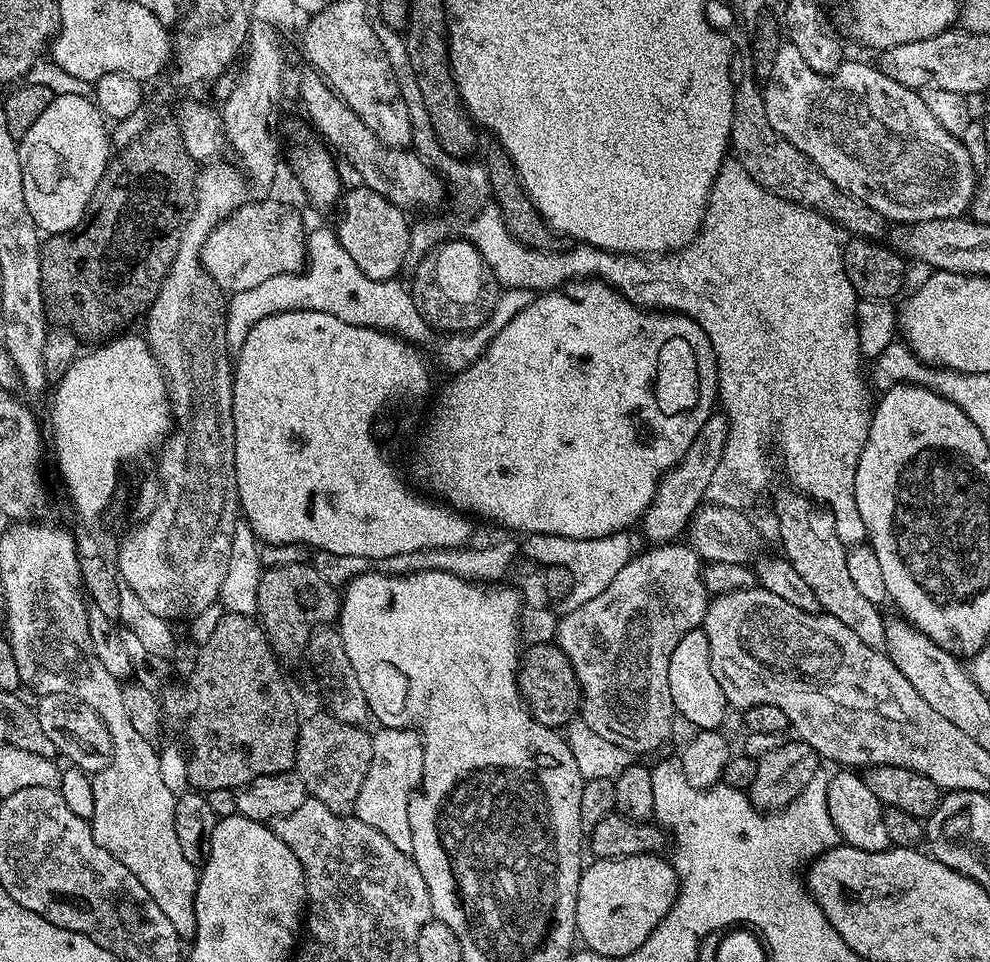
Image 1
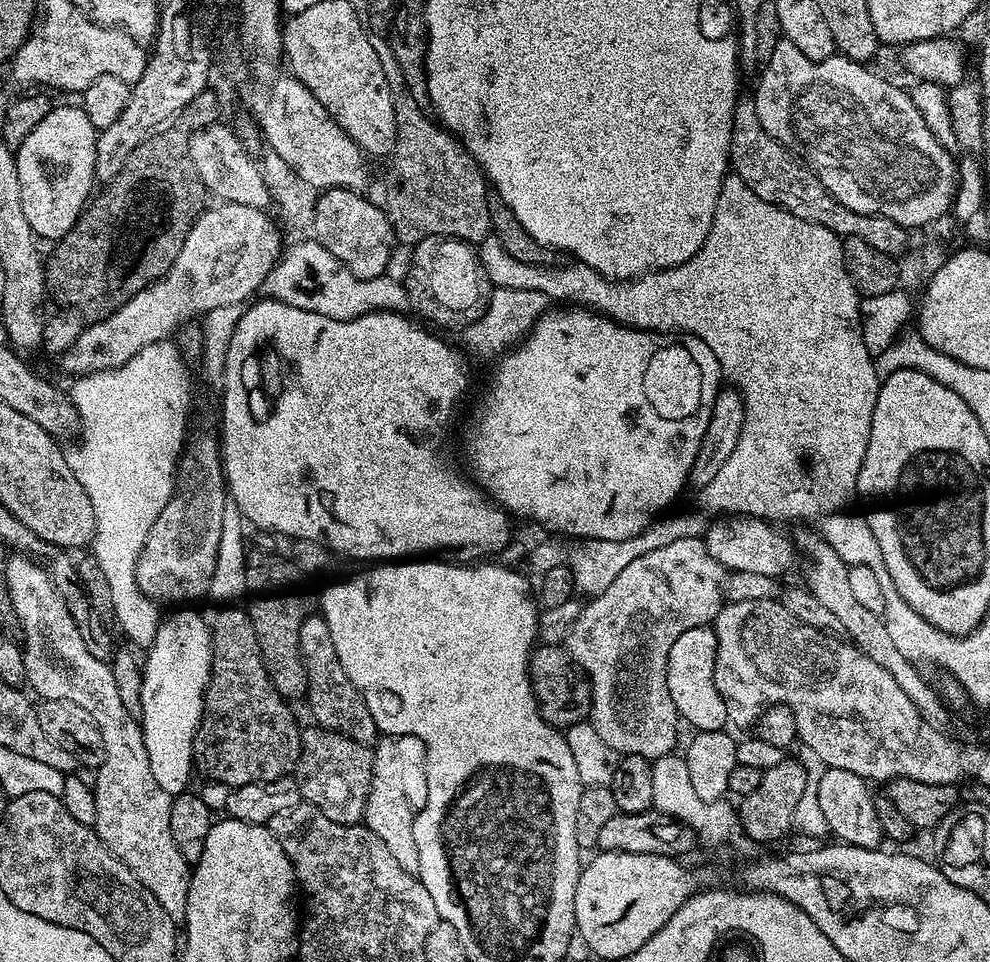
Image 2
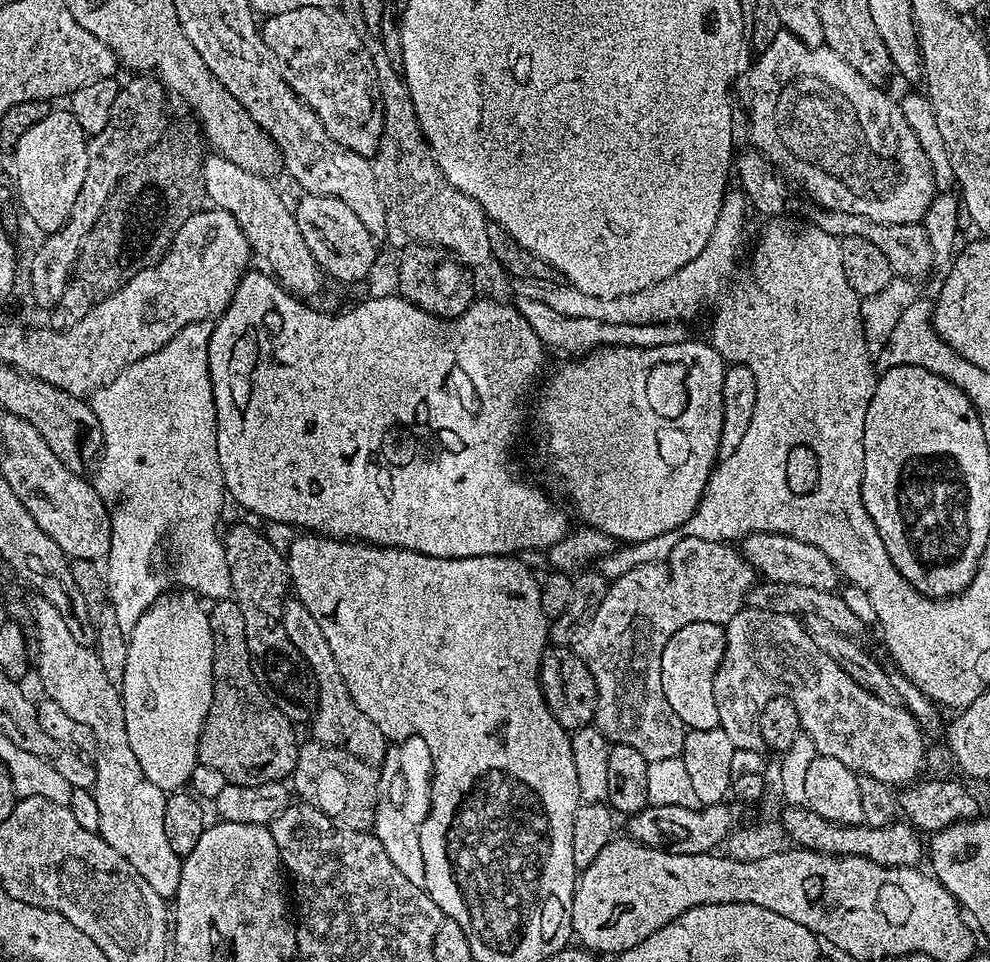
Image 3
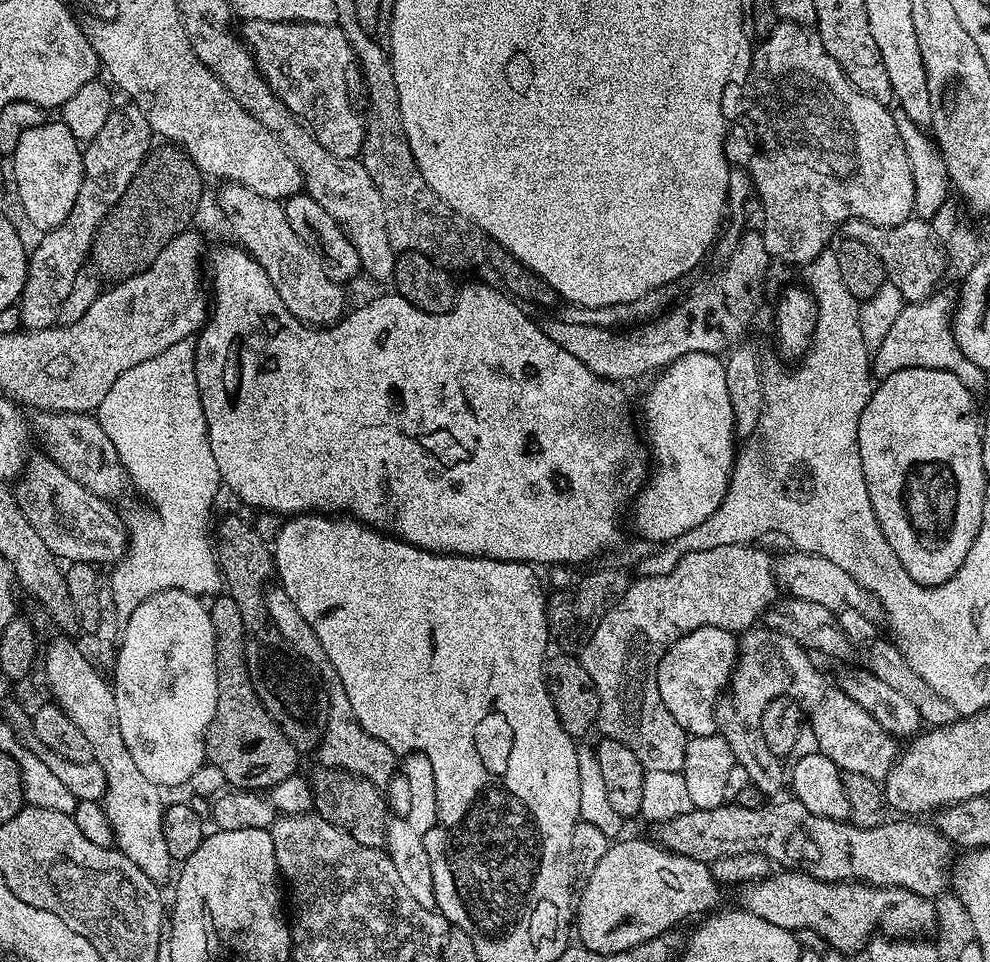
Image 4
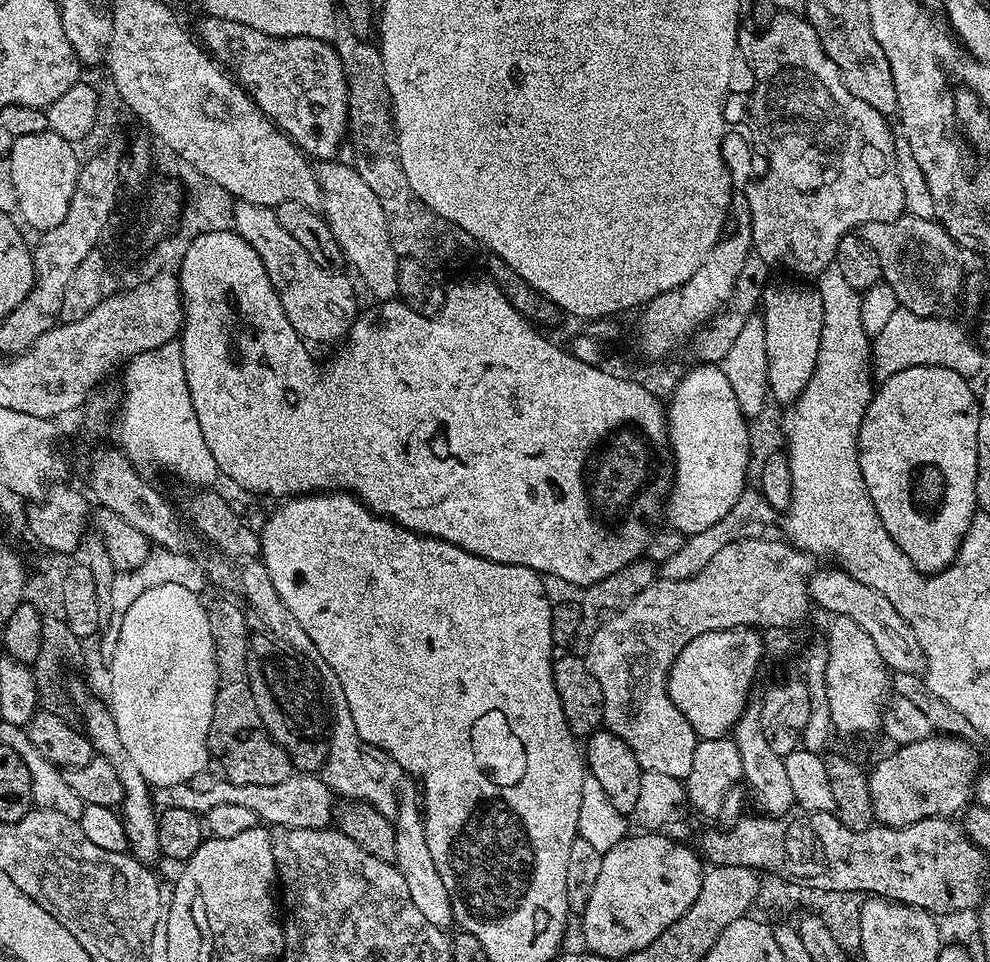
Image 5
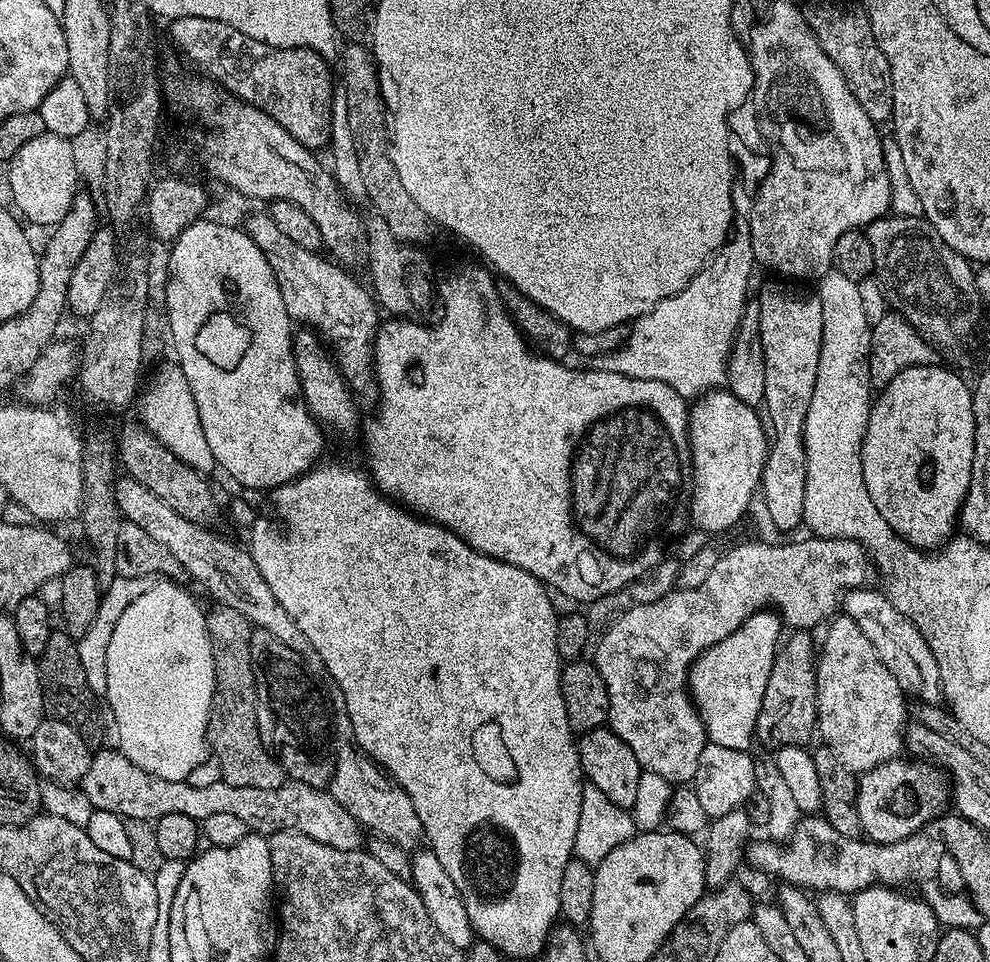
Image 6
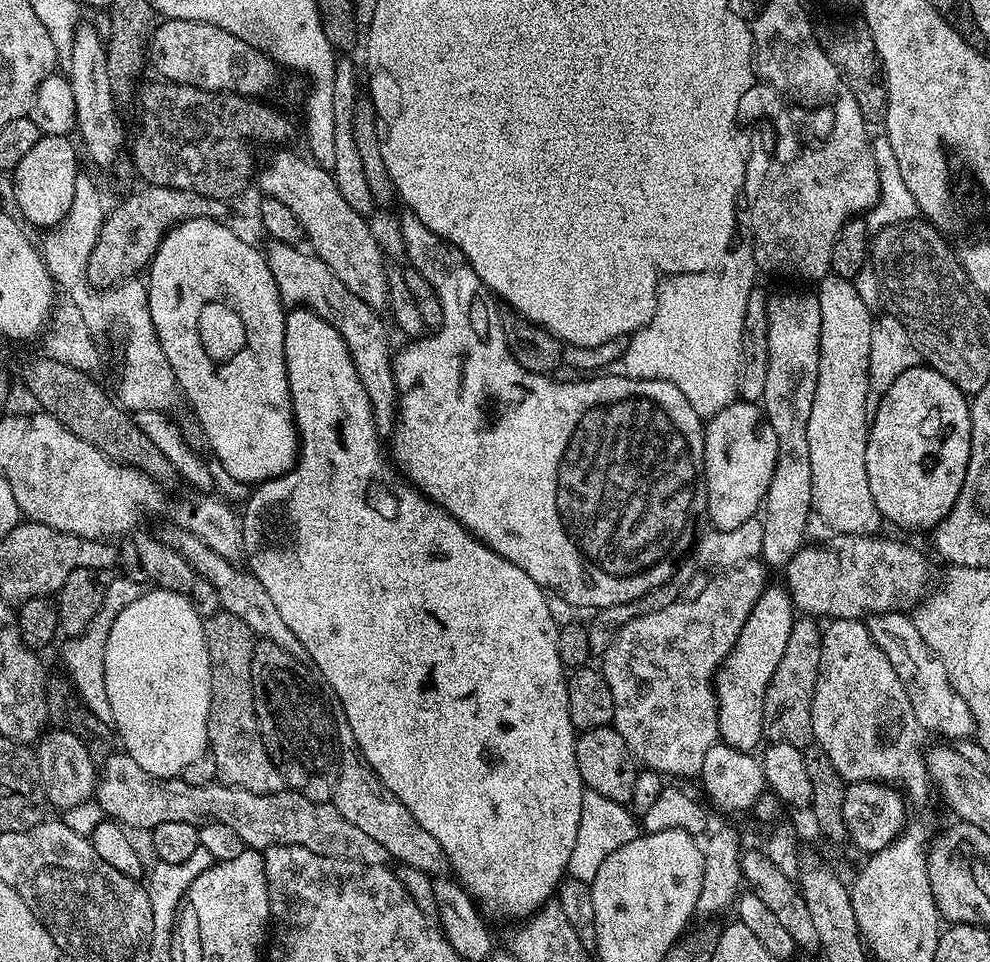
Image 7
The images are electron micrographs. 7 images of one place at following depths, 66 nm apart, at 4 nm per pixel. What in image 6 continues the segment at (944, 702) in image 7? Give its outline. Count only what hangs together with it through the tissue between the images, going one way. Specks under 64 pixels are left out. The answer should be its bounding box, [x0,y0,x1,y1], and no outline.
[842,587,942,705]

